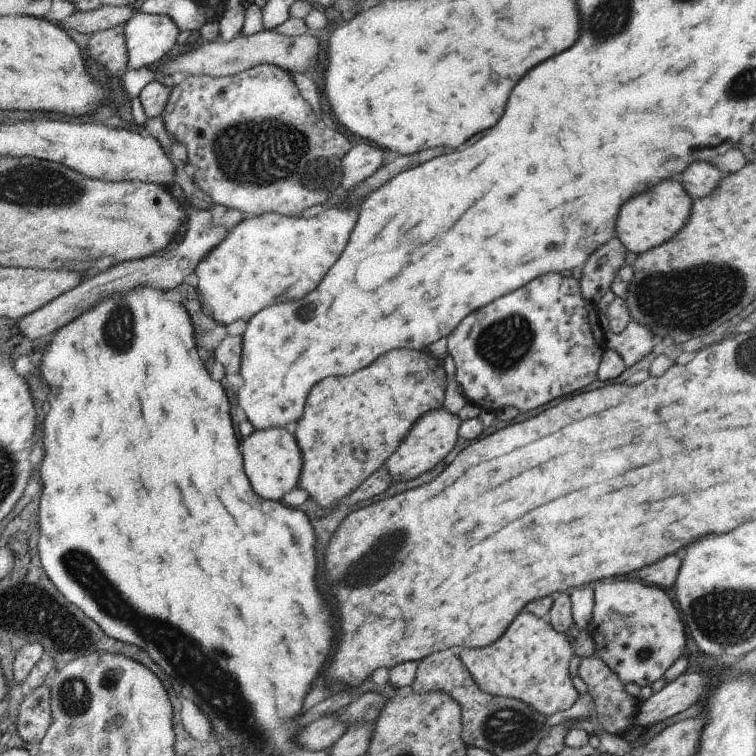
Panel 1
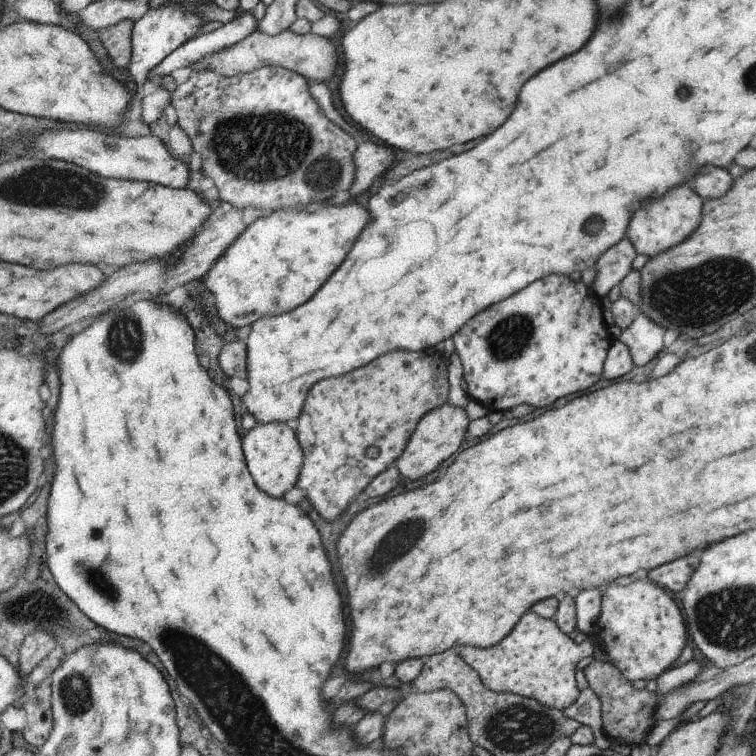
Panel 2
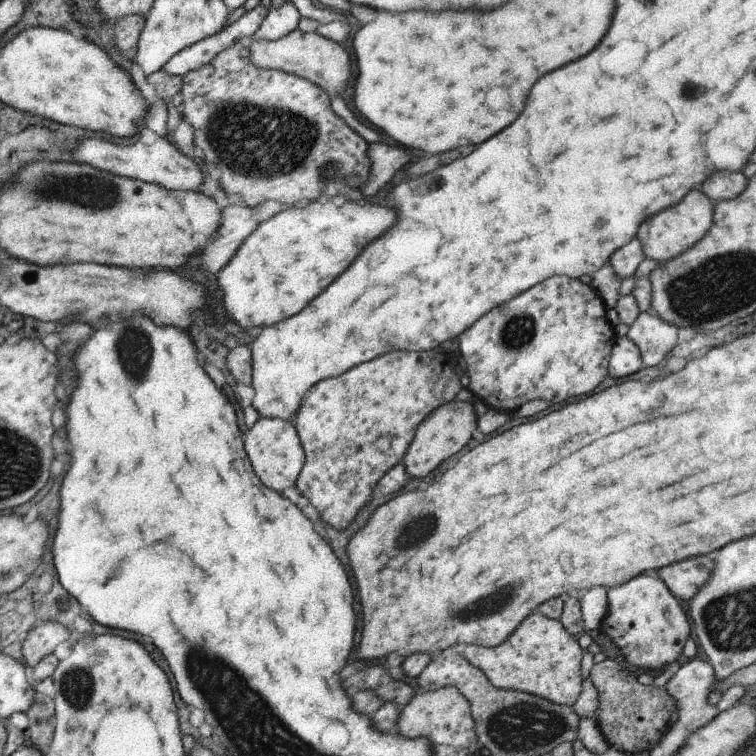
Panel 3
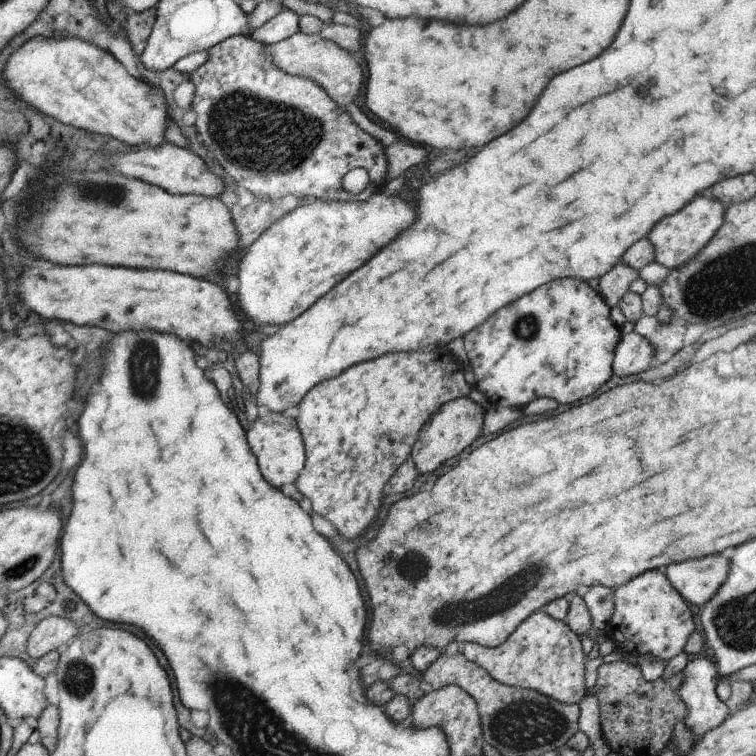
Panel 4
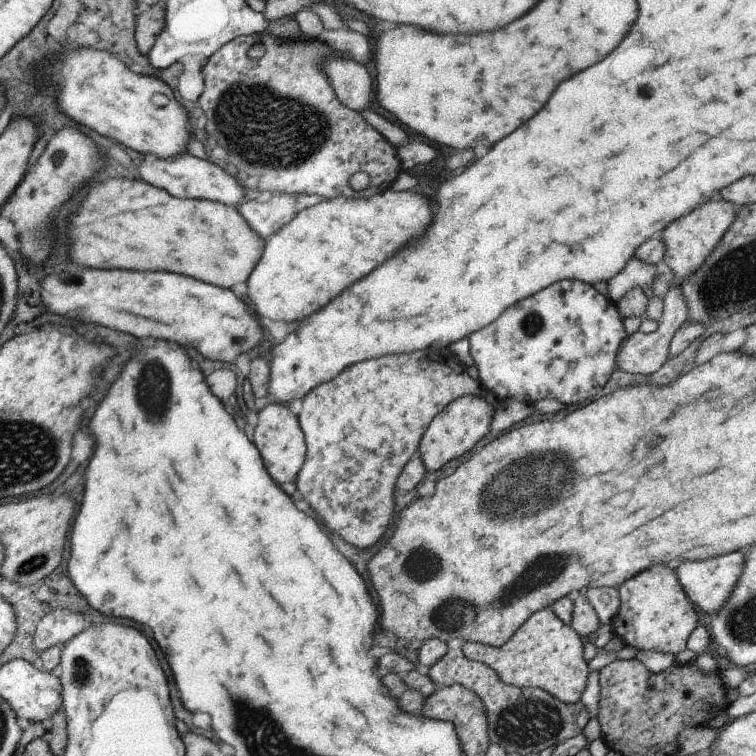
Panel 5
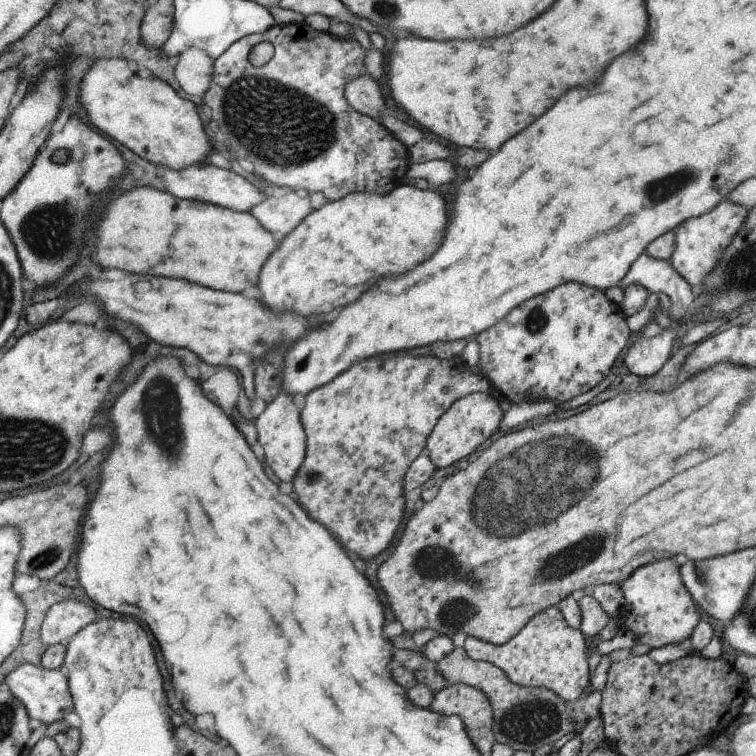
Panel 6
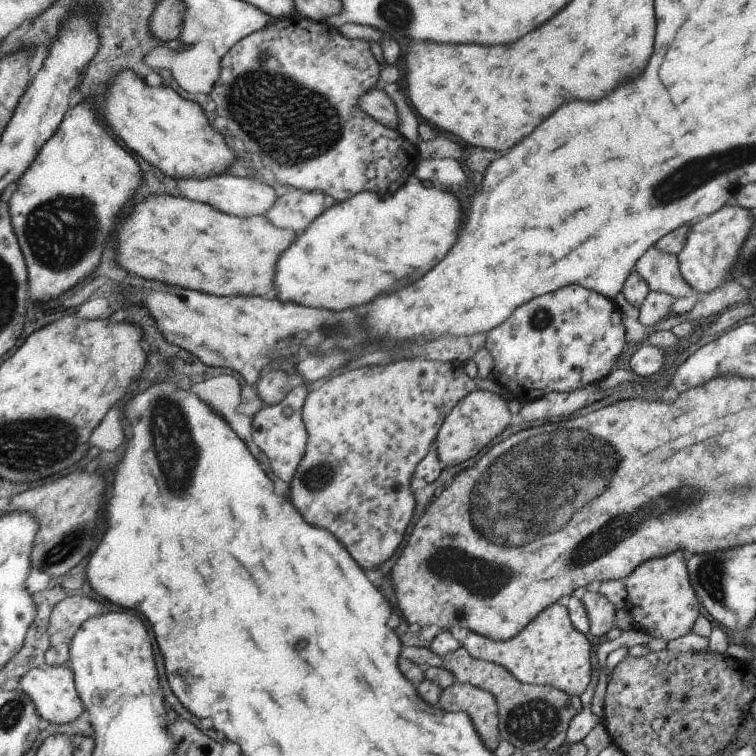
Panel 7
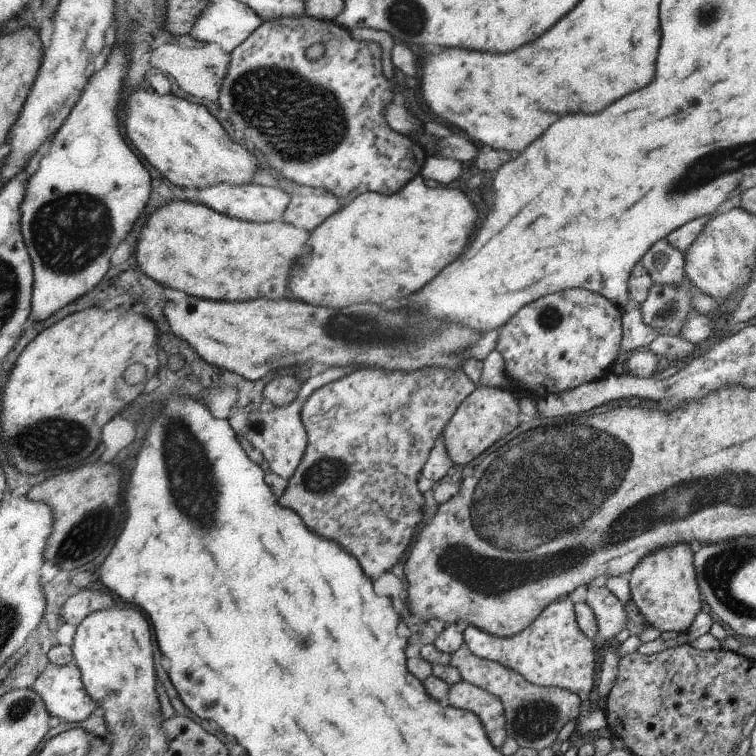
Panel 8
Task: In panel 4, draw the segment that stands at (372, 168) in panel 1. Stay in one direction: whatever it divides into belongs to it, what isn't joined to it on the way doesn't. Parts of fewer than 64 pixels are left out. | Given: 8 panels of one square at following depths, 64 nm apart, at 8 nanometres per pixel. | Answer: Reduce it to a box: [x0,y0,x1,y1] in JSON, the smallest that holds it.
[385,141,428,184]

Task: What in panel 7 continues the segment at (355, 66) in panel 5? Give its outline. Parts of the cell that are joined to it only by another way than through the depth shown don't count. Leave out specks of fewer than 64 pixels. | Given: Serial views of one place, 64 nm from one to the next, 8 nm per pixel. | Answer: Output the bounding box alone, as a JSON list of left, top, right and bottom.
[358,85,398,130]

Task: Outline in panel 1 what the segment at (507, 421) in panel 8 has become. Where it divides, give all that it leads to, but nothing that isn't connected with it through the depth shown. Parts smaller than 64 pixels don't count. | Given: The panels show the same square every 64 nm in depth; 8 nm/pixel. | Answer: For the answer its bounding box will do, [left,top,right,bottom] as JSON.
[386,406,461,480]

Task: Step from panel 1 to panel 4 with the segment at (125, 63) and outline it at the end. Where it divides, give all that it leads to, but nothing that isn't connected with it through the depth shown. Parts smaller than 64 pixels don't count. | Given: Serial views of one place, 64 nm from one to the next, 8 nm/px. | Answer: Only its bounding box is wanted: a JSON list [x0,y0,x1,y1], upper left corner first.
[123,8,157,55]

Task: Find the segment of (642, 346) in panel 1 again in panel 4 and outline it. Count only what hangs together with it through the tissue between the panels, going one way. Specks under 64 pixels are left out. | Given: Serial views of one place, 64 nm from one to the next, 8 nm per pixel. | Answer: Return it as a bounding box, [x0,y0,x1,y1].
[635,315,686,365]

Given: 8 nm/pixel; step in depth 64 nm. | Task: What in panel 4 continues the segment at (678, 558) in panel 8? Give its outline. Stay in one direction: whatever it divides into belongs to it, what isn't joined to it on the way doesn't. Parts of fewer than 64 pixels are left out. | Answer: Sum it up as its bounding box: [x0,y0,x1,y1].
[605,570,696,662]

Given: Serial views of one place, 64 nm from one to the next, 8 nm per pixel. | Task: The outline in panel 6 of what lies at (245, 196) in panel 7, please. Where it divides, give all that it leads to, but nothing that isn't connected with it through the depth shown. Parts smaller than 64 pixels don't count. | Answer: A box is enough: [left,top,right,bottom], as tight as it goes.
[156,163,269,213]

